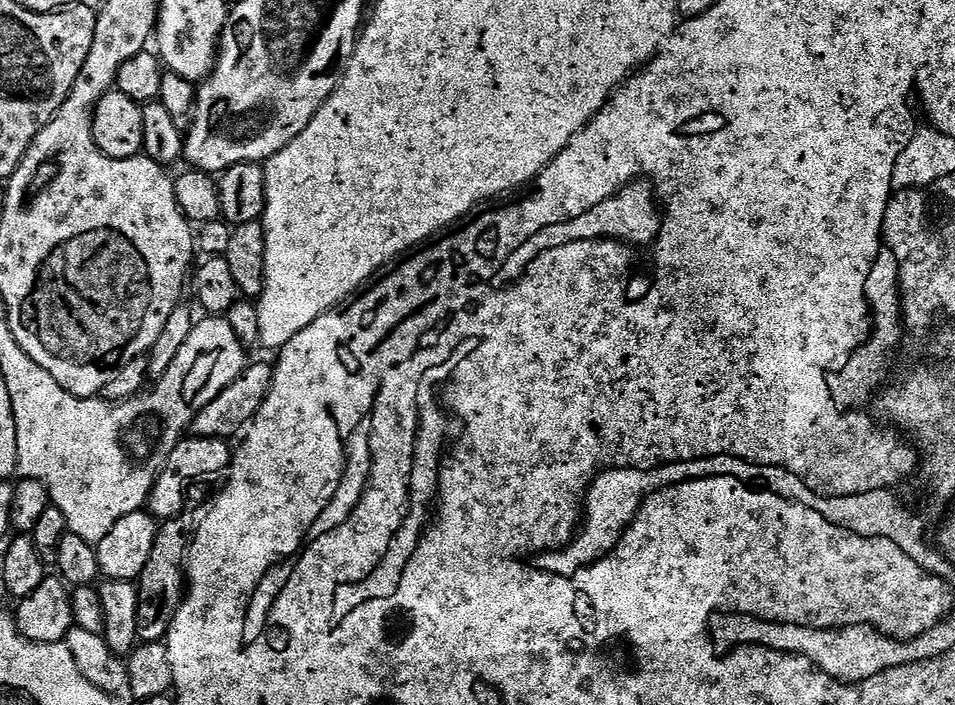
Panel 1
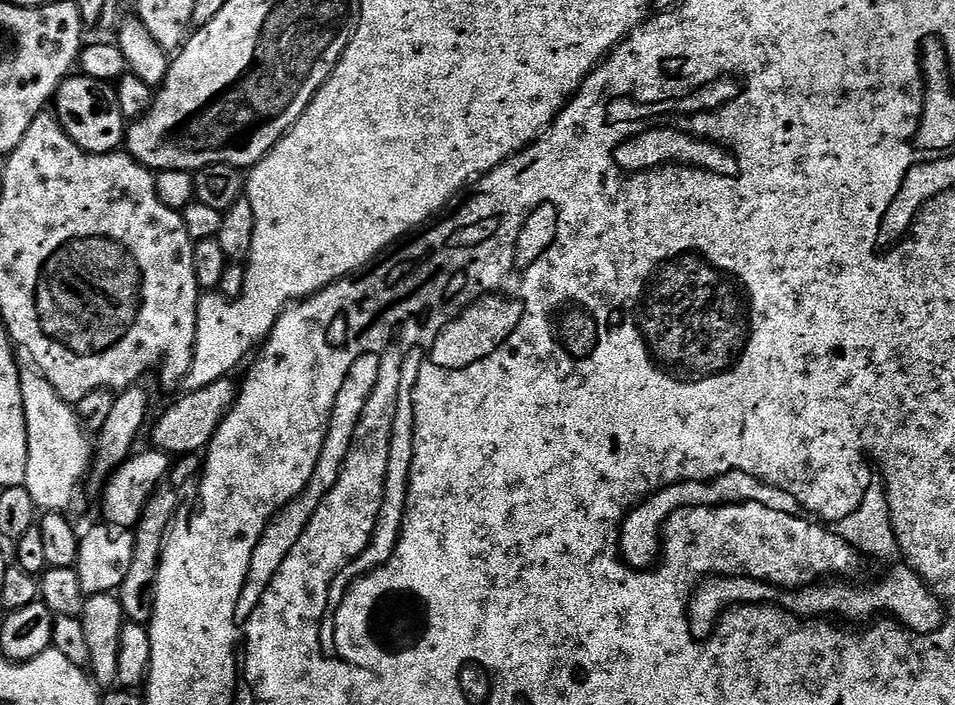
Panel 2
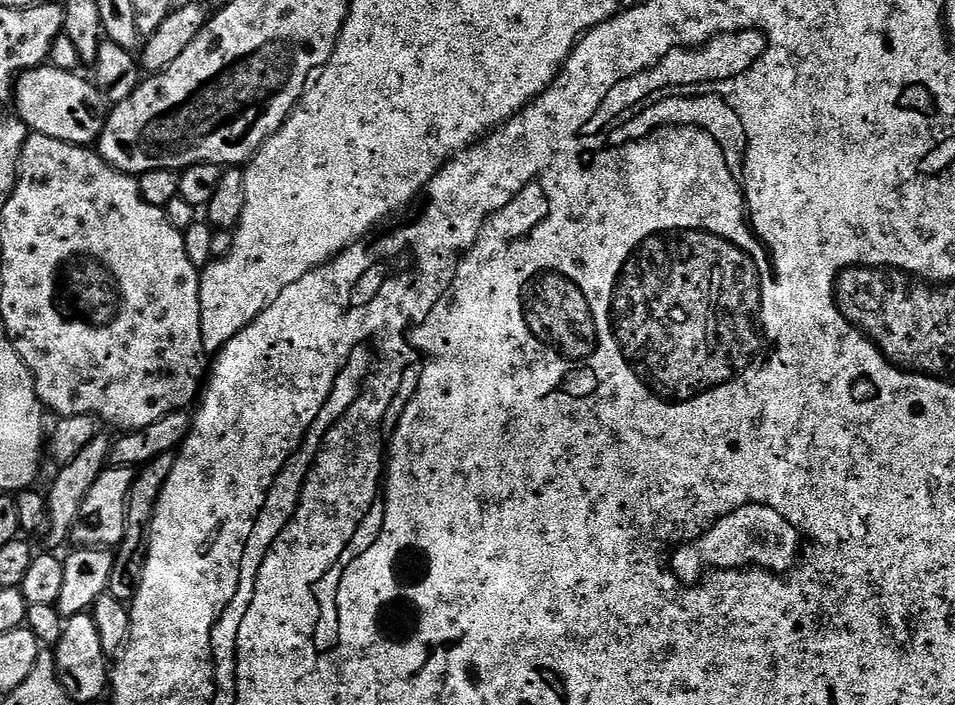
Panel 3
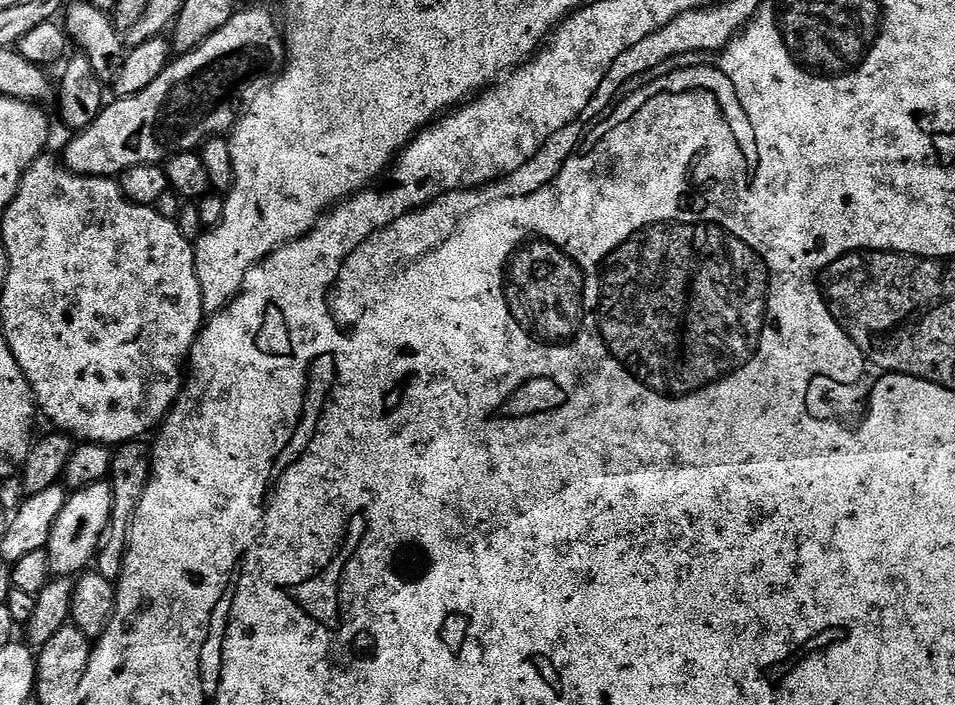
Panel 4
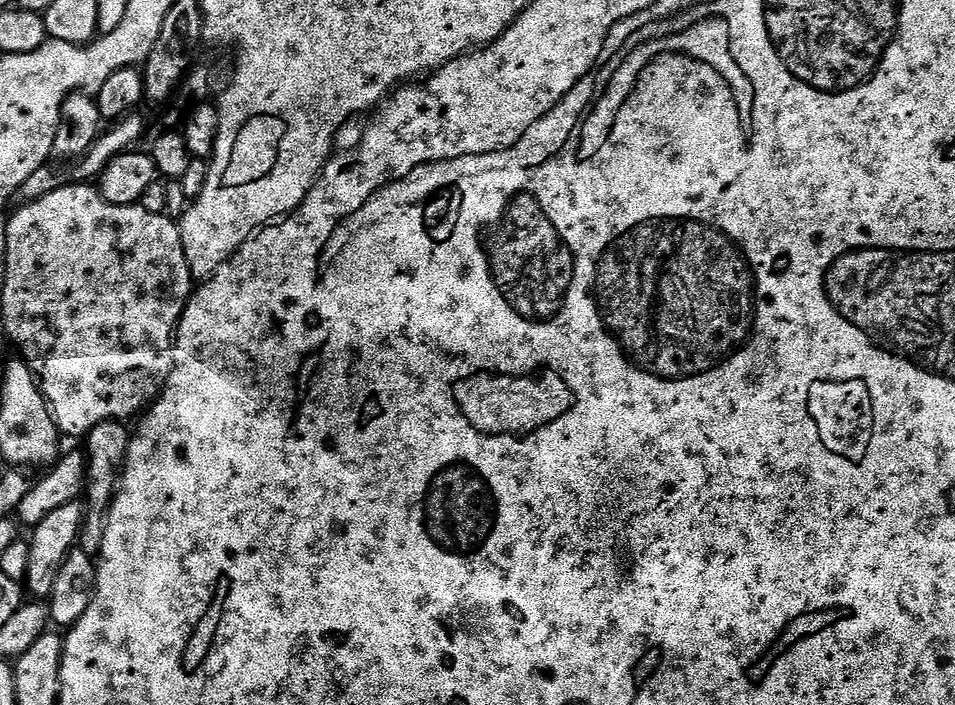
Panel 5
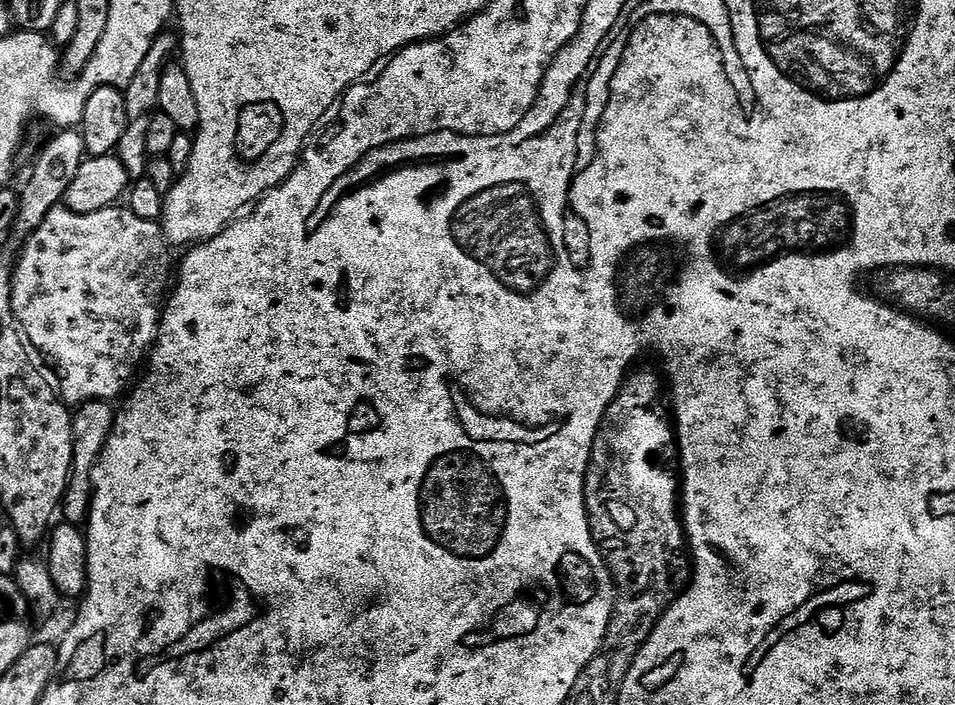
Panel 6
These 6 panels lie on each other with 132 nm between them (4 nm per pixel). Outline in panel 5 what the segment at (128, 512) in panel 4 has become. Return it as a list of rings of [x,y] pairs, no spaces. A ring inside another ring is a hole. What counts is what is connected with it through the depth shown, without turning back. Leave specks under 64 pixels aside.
[[[111,420],[94,426],[94,430],[90,430],[86,437],[87,483],[83,490],[83,495],[86,497],[86,515],[84,527],[80,529],[78,548],[79,551],[93,558],[99,557],[102,550],[102,538],[106,534],[108,525],[108,511],[112,505],[112,499],[116,497],[116,490],[120,487],[124,459],[130,450],[132,432],[128,427],[127,423]]]

